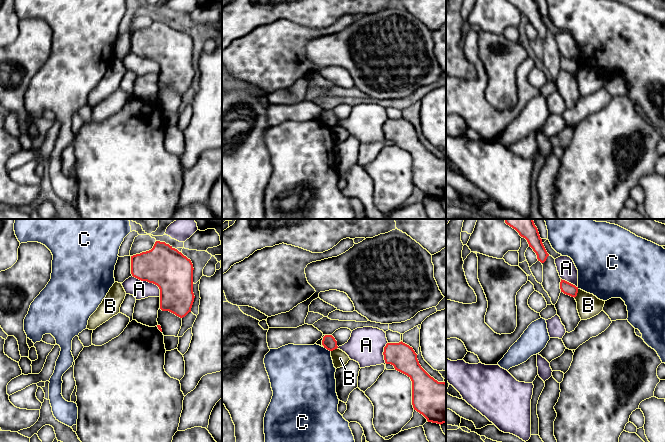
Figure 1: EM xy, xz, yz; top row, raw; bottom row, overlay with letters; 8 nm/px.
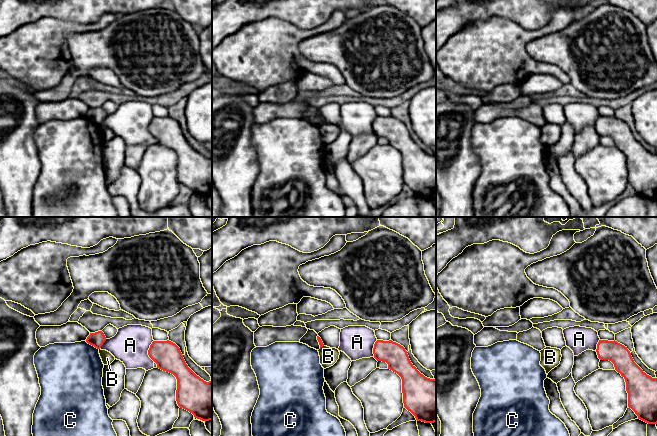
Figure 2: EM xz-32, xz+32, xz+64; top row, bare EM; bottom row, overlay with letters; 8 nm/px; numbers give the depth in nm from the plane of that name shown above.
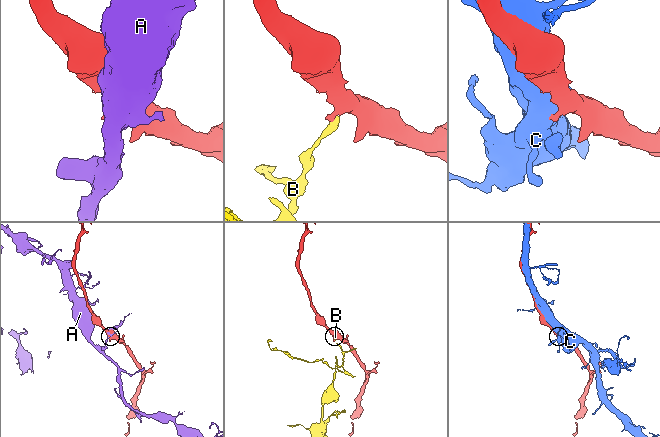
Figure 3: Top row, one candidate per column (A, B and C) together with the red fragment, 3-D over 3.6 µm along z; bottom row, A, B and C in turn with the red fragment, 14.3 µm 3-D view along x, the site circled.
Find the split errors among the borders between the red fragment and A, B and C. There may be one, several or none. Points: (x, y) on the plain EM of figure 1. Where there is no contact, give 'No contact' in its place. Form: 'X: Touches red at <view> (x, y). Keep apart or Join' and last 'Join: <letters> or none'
A: Touches red at xy (150, 58). Keep apart
B: Touches red at yz (577, 68). Keep apart
C: Touches red at xz (327, 125). Keep apart
Join: none

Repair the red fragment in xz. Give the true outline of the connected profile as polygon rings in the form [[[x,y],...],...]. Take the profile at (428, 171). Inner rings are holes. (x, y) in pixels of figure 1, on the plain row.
[[[387,119],[384,123],[386,140],[394,142],[395,146],[407,151],[412,157],[412,181],[414,186],[422,190],[428,198],[446,199],[446,159],[438,158],[431,153],[419,140],[417,130],[412,123],[403,119]]]

